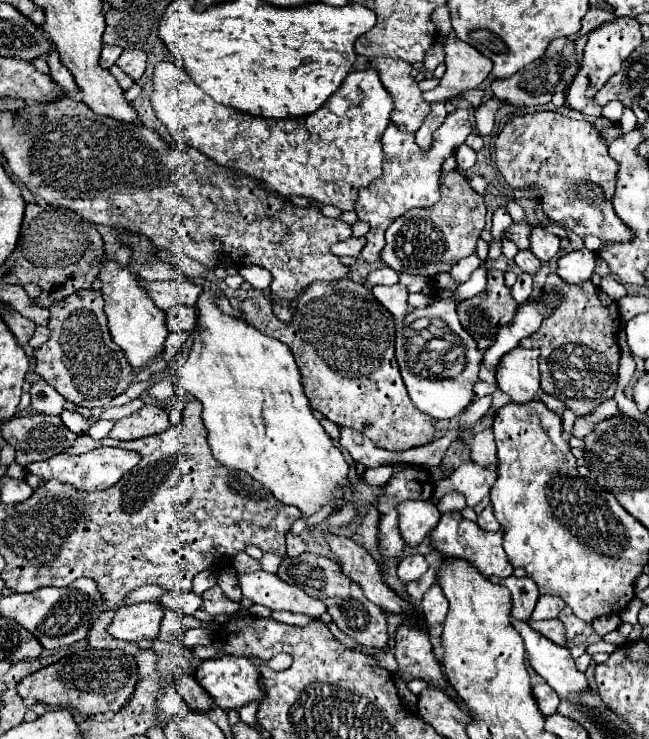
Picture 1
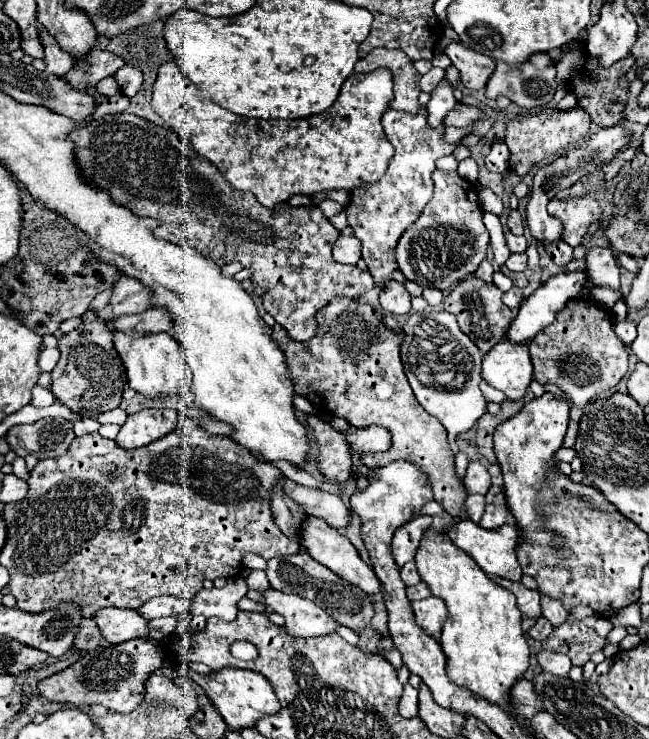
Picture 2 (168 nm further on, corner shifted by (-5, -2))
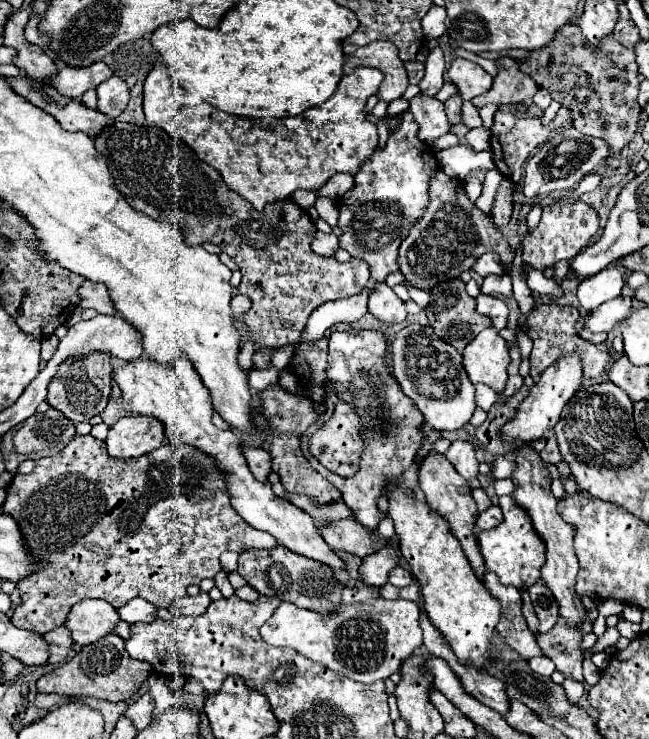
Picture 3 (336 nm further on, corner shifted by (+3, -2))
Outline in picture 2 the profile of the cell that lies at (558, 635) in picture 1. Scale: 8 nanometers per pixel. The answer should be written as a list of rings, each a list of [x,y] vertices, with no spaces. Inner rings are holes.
[[[541,617],[541,619],[535,623],[535,627],[529,631],[529,635],[531,635],[533,639],[537,639],[537,641],[545,641],[551,631],[553,631],[553,625],[551,625],[545,617]]]

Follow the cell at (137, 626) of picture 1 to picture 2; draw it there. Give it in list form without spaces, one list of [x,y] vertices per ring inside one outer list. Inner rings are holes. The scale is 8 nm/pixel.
[[[103,607],[93,615],[103,639],[109,643],[123,643],[129,639],[147,639],[147,621],[135,609]]]

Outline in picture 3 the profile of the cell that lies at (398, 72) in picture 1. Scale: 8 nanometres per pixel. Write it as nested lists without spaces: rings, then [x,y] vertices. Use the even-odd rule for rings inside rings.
[[[373,41],[361,49],[357,49],[353,55],[347,57],[345,61],[345,71],[353,71],[355,67],[375,67],[385,73],[385,79],[381,83],[379,99],[381,101],[393,101],[399,99],[407,85],[407,71],[403,67],[403,61],[397,55],[397,47],[391,41]]]

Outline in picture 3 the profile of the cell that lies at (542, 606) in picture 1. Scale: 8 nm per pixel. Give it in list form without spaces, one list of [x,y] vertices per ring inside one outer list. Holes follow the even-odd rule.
[[[537,581],[533,587],[527,589],[529,591],[529,597],[533,601],[533,607],[535,607],[535,613],[539,617],[539,631],[541,633],[547,633],[555,623],[557,623],[557,617],[559,617],[559,607],[557,607],[557,601],[553,597],[553,593],[545,587],[543,581]]]

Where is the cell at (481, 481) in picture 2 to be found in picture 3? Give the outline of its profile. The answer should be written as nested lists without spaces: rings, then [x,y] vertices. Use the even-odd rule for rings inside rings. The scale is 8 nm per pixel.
[[[453,441],[449,451],[445,453],[445,457],[453,463],[453,467],[457,469],[457,473],[467,479],[473,481],[479,475],[479,461],[475,459],[475,451],[473,445],[467,441]]]

